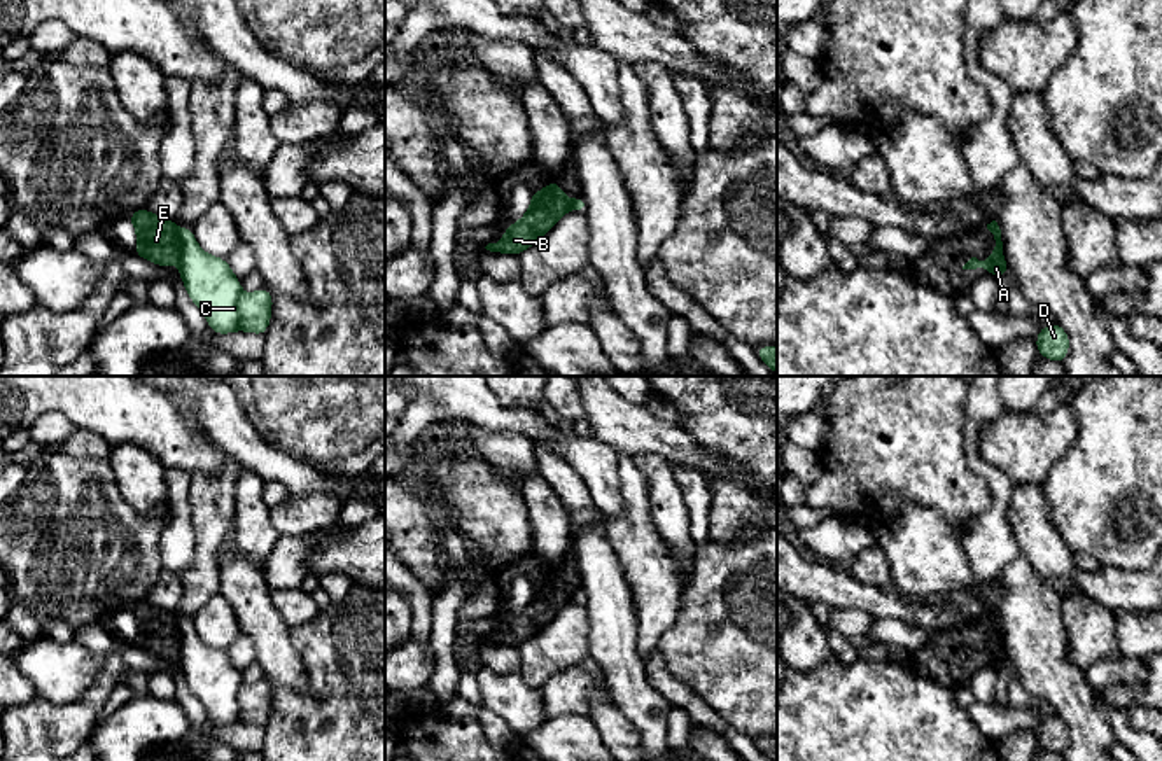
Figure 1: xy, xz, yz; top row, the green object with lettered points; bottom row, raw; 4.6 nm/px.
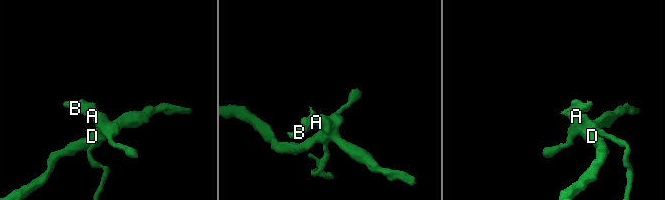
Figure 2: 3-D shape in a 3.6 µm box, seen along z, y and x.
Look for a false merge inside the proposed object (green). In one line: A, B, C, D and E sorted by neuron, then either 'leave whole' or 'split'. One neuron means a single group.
A C D / B E | split

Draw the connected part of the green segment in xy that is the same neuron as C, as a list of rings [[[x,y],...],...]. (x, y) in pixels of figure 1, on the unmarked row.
[[[191,618],[180,621],[180,632],[182,642],[175,656],[187,688],[203,703],[210,721],[215,726],[245,723],[264,728],[271,714],[271,684],[261,679],[243,686],[228,653],[206,646]]]

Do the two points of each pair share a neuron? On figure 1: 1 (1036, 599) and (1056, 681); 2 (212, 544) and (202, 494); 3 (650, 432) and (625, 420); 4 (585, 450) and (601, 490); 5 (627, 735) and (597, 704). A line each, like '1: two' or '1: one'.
1: one
2: one
3: one
4: one
5: one

